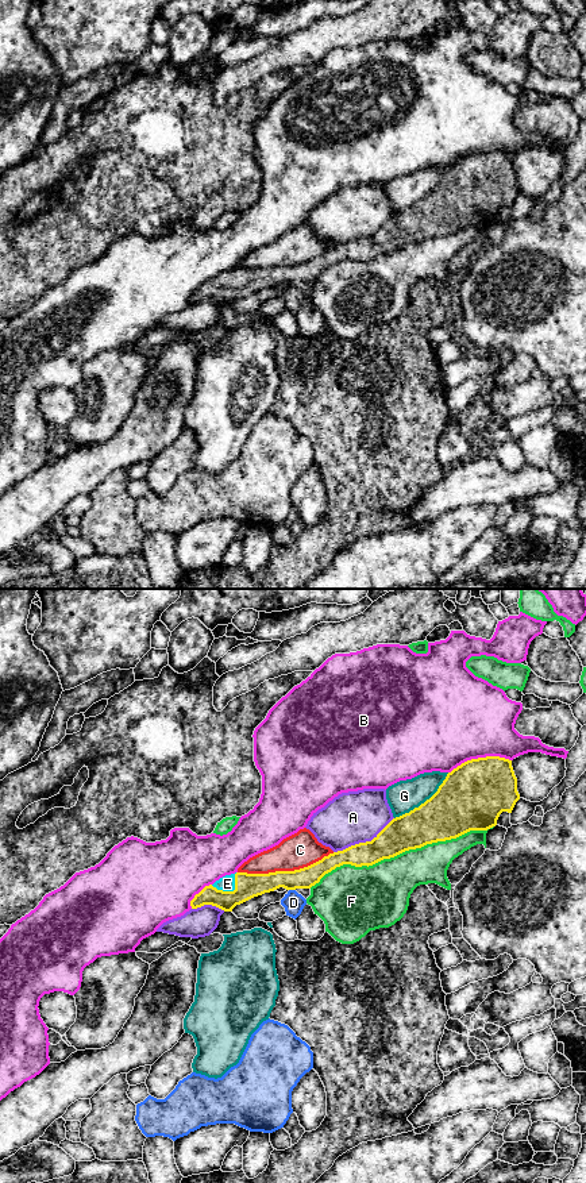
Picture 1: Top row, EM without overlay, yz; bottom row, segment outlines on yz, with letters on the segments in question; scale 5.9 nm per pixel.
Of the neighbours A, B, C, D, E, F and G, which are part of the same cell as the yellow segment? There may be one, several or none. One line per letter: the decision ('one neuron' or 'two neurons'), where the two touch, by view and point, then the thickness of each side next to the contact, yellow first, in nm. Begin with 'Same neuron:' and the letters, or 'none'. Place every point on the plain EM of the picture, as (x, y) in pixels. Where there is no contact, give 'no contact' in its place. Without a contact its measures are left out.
Same neuron: E
A: two neurons; contact yz (363, 238); calibres 200 and 320 nm
B: two neurons; contact yz (480, 153); calibres 400 and 480 nm
C: two neurons; contact yz (285, 266); calibres 150 and 200 nm
D: two neurons; contact yz (292, 284); calibres 140 and 130 nm
E: one neuron; contact yz (230, 286); calibres 150 and 100 nm
F: two neurons; contact yz (401, 247); calibres 240 and 320 nm
G: two neurons; contact yz (425, 196); calibres 360 and 190 nm

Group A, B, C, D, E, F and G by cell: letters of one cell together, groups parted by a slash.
A / B / C / D / E / F / G

